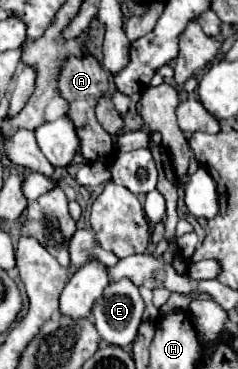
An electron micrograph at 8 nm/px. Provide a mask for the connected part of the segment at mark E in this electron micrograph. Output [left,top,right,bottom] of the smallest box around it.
[95,280,145,348]

